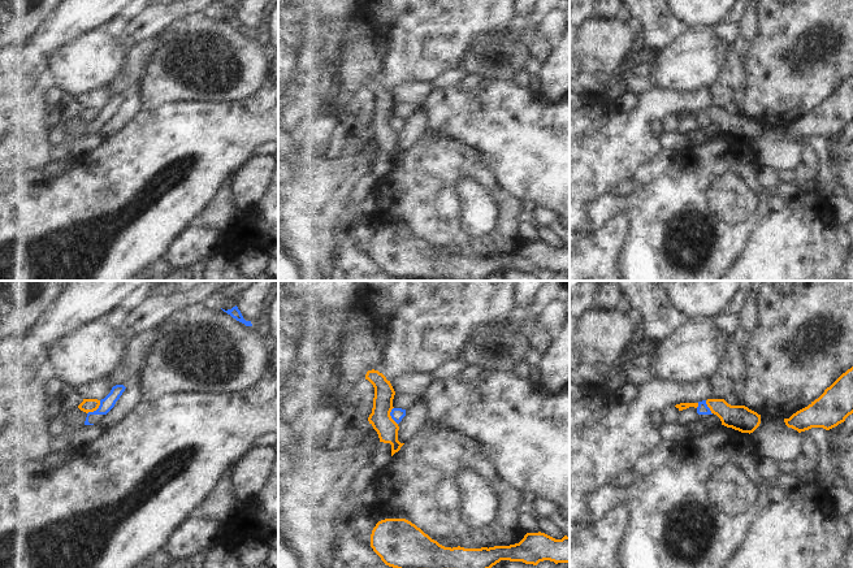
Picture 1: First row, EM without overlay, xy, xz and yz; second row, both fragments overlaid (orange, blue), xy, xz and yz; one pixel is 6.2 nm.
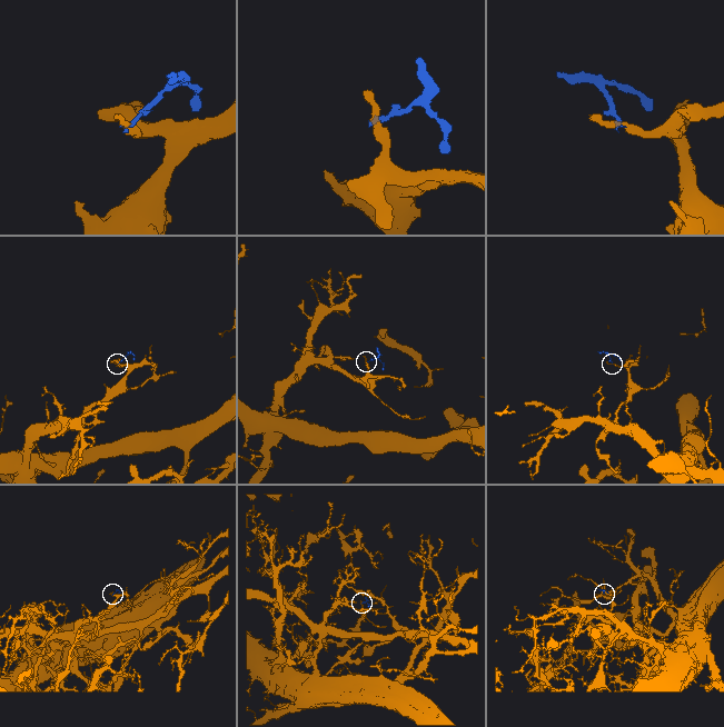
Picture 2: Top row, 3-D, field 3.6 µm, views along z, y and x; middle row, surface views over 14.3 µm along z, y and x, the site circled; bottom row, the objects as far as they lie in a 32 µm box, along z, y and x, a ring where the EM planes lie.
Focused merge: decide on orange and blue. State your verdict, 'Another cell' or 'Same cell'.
Another cell

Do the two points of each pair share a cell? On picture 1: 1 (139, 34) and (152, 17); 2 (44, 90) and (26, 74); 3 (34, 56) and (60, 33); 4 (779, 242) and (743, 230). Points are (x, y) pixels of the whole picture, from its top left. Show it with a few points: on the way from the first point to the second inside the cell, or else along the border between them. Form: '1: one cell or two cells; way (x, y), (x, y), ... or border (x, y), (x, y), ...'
1: one cell; way (142, 30), (151, 21)
2: two cells; border (46, 77), (34, 87)
3: one cell; way (40, 50), (53, 37)
4: two cells; border (770, 211), (756, 225), (744, 251), (736, 260)

